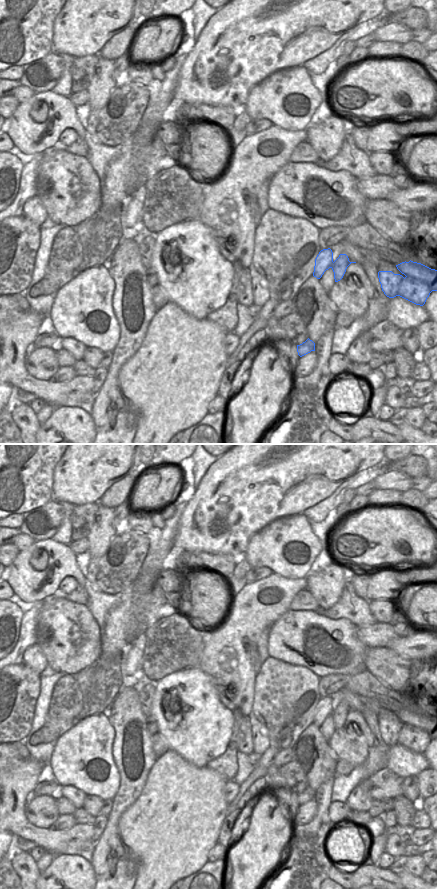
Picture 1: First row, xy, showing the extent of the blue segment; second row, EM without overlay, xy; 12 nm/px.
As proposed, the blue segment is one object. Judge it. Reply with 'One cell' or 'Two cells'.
Two cells.

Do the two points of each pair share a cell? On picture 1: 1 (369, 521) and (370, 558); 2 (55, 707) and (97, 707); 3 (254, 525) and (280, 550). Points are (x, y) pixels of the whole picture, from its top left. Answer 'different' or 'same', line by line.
1: different
2: same
3: different

